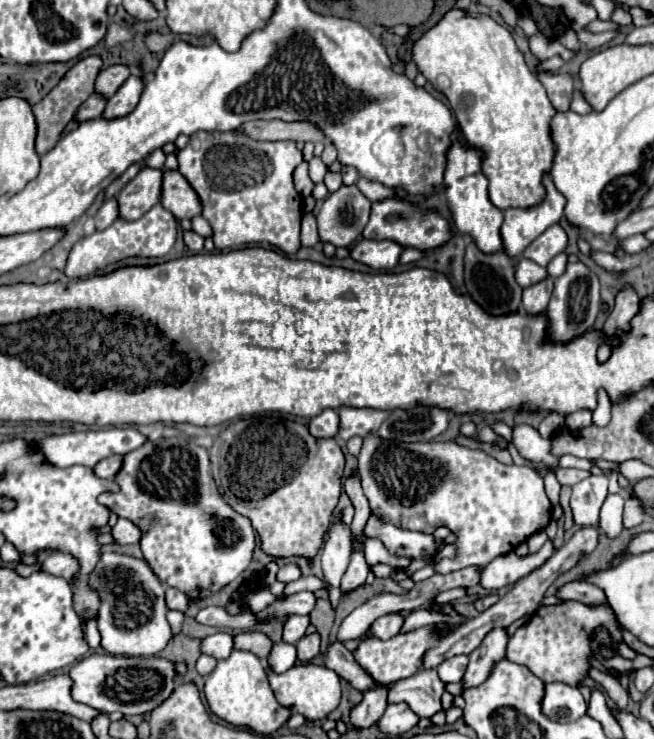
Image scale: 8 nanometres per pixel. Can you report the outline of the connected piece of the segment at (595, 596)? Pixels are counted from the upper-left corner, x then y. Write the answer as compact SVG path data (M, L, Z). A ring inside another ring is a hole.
M570 581L570 583L562 585L556 591L556 597L560 597L560 599L576 599L576 601L582 601L586 605L596 605L596 603L606 601L604 591L600 587L596 587L596 585L592 585L592 583L586 583L586 581Z

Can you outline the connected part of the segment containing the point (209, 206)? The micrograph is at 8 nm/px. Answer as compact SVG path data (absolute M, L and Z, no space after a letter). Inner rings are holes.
M198 131L190 137L190 143L178 151L180 173L200 195L204 207L204 219L214 229L216 249L240 249L248 245L274 245L280 251L292 255L300 249L300 219L302 219L302 197L294 189L292 173L302 163L302 153L292 141L254 141L242 133L234 131Z

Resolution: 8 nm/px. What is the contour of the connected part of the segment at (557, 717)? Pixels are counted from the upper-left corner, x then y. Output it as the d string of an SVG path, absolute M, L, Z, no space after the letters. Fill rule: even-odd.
M548 683L546 685L542 711L552 721L560 721L560 723L576 721L582 715L586 715L586 709L588 709L588 703L576 687L570 687L566 683Z

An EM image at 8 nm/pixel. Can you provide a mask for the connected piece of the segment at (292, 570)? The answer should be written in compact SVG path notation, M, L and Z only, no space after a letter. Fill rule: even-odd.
M288 563L288 565L284 565L284 567L280 567L280 571L278 571L278 581L296 581L296 579L300 579L300 567L298 565L294 565L294 563Z

